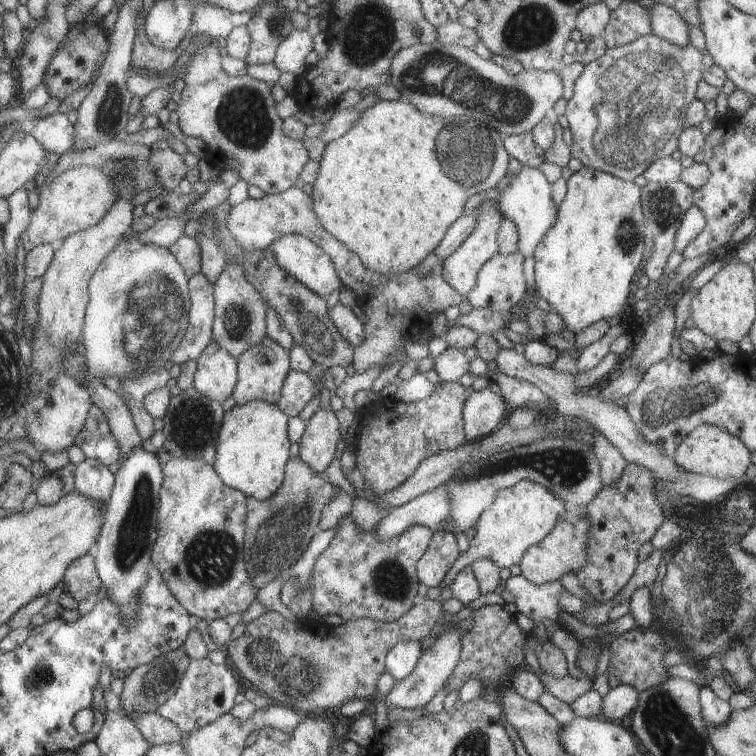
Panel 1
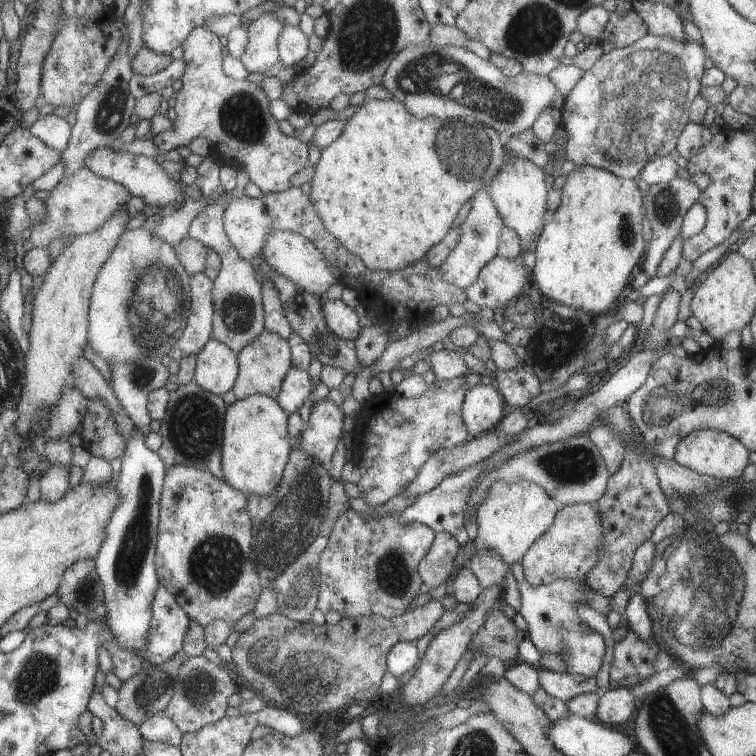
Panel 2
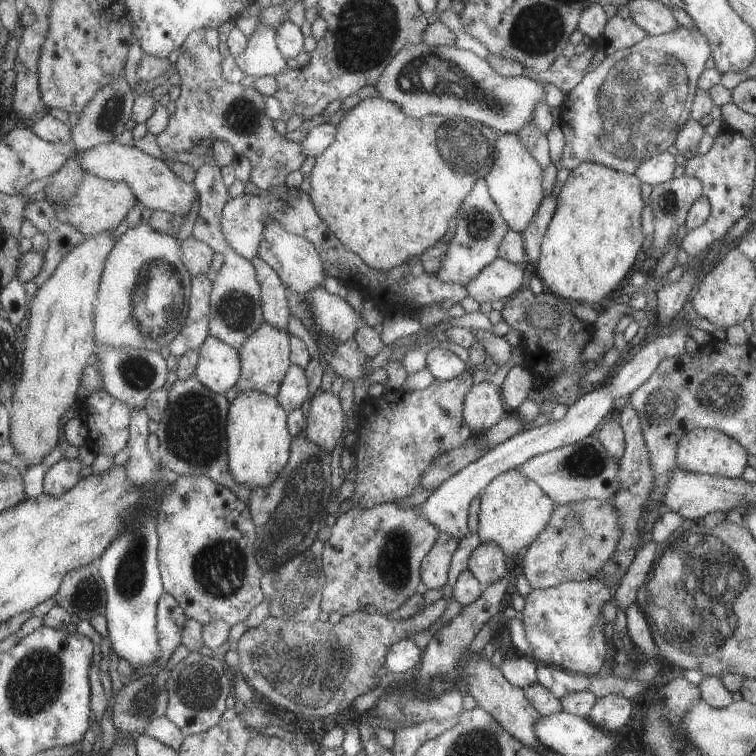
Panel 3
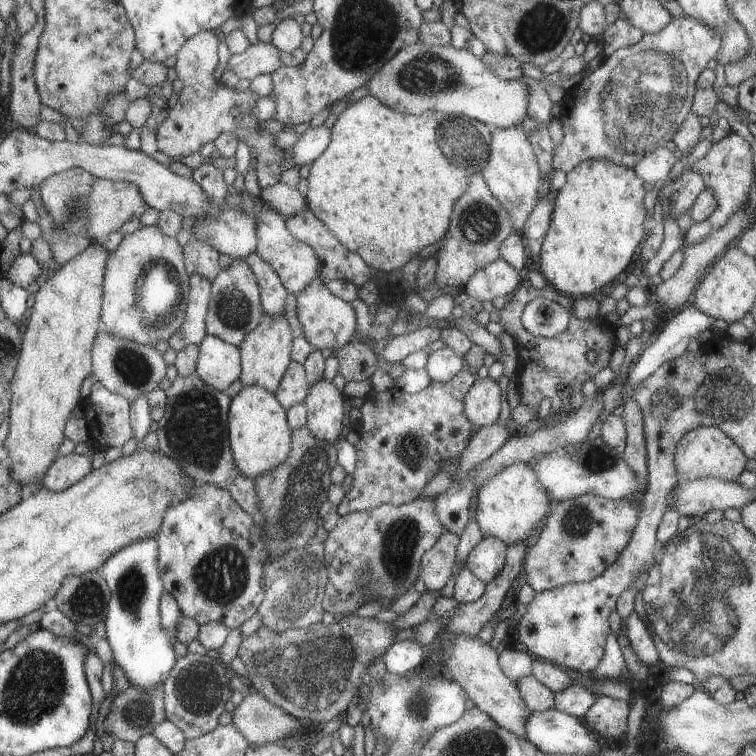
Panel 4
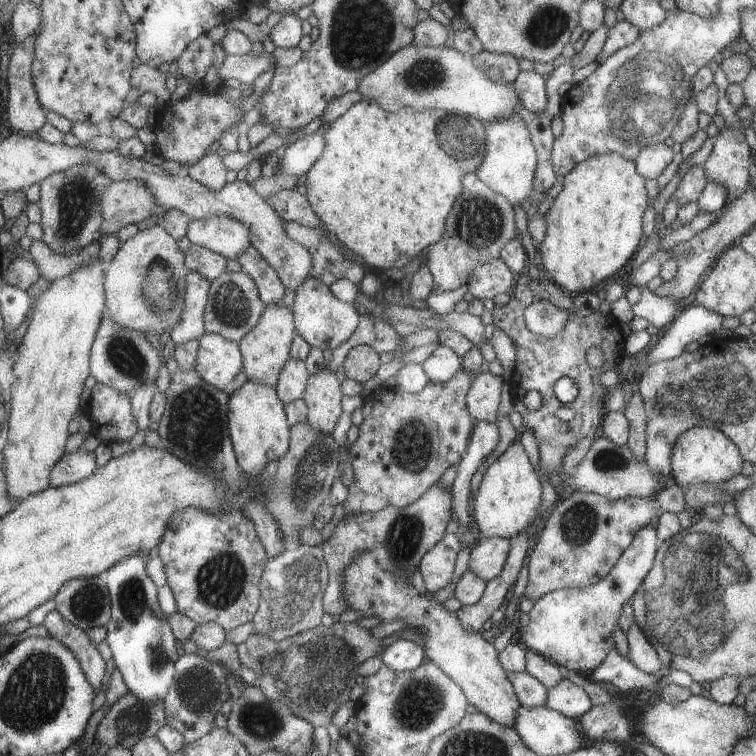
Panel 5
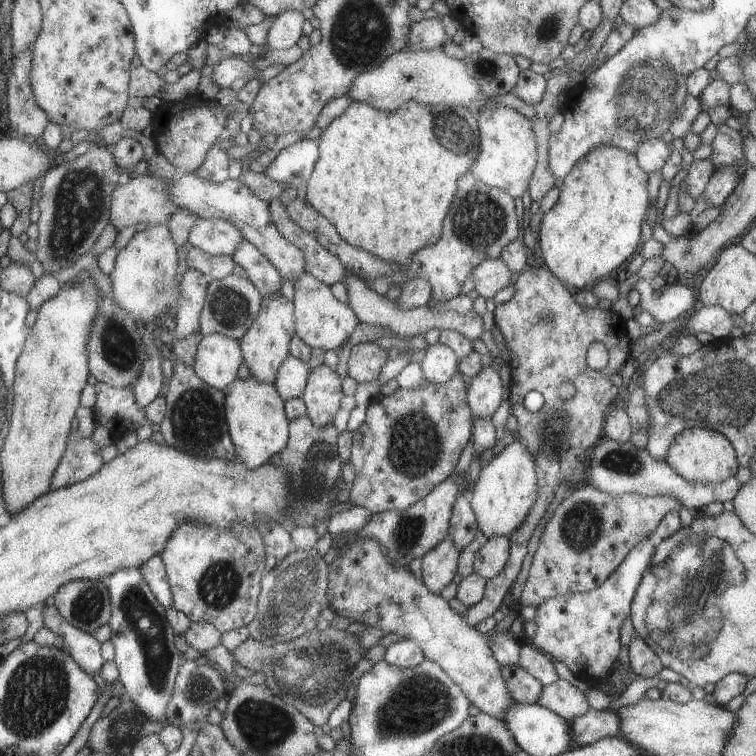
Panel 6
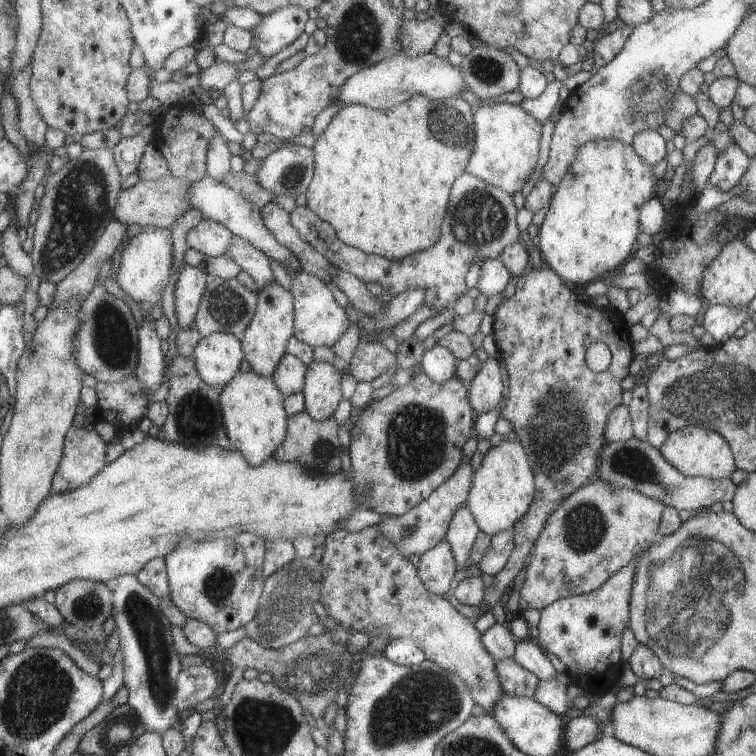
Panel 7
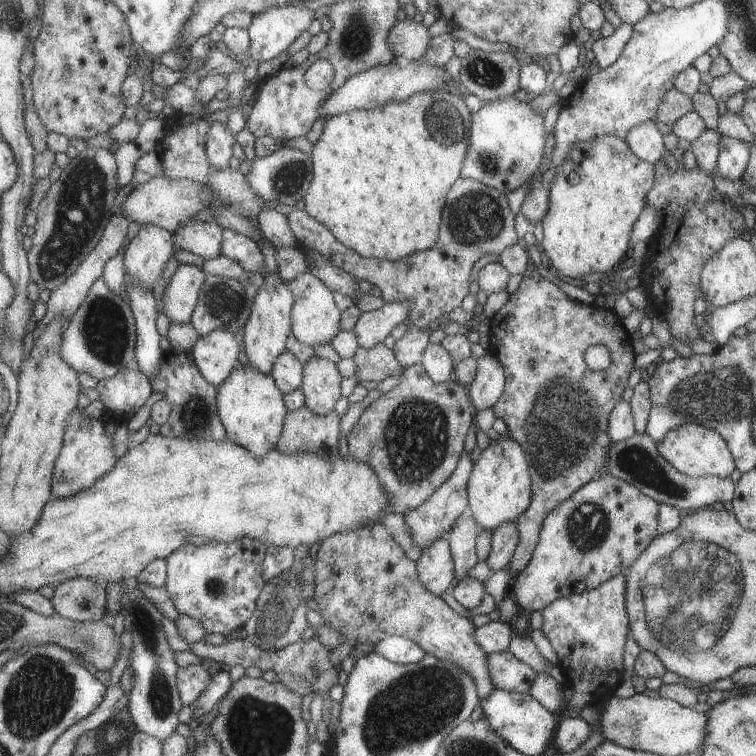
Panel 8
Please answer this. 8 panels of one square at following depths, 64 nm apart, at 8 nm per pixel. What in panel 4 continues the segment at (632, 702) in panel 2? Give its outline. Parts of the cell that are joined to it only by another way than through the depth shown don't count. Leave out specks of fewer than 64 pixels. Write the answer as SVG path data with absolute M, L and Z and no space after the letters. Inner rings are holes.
M601 696L595 698L595 703L589 706L582 720L600 736L619 738L626 730L629 711L626 701Z

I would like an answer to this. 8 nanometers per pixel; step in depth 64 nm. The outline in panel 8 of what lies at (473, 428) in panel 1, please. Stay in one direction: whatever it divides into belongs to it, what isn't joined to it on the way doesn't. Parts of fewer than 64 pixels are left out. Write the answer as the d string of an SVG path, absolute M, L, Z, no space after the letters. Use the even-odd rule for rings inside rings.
M485 351L482 356L475 360L476 372L475 378L471 381L469 387L469 396L472 397L472 403L477 410L487 410L493 408L497 399L504 394L503 369L497 362L497 357L493 351Z

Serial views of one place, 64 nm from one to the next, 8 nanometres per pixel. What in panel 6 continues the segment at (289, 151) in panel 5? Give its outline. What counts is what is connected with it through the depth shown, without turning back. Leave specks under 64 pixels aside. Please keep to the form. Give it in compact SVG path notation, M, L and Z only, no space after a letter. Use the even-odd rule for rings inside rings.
M299 140L281 149L263 170L263 176L287 188L306 184L317 158L317 140Z

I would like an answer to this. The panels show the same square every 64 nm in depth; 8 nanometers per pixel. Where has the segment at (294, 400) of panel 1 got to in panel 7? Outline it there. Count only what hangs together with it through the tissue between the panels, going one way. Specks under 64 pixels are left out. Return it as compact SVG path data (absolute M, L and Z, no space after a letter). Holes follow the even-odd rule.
M285 354L280 359L280 362L277 363L276 370L272 374L272 380L285 397L295 393L301 393L307 370L308 365L297 360L296 356Z

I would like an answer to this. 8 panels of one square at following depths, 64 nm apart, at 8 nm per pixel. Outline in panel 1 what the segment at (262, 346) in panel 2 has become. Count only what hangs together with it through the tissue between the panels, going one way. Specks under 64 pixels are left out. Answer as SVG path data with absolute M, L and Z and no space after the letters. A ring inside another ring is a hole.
M267 335L258 344L237 358L237 383L232 391L235 405L243 405L251 400L261 400L277 405L284 380L291 371L289 366L289 350L281 348Z

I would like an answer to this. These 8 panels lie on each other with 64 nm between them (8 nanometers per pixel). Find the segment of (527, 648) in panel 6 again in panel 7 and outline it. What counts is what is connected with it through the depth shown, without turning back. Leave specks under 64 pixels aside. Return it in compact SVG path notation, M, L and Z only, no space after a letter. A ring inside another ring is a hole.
M528 637L516 640L512 658L517 661L517 664L523 665L529 672L534 673L539 680L549 680L555 676L556 671L549 658L535 640Z

